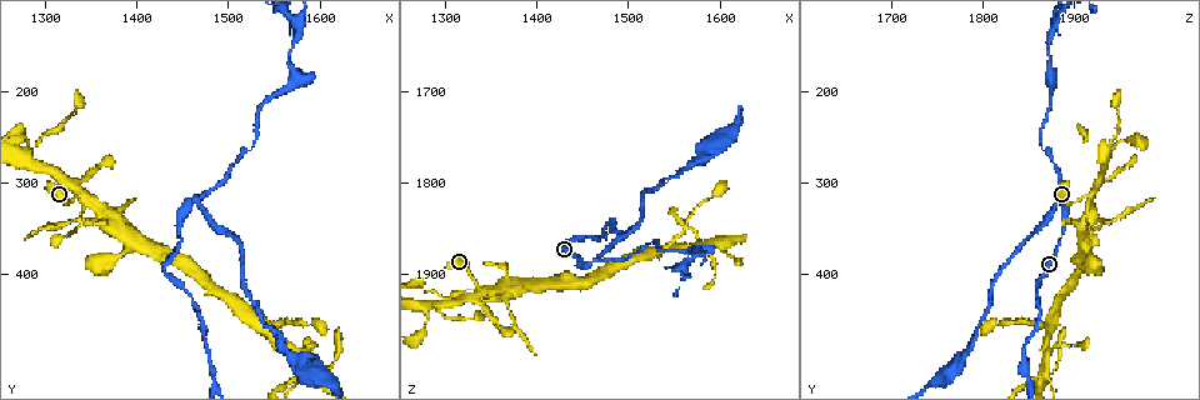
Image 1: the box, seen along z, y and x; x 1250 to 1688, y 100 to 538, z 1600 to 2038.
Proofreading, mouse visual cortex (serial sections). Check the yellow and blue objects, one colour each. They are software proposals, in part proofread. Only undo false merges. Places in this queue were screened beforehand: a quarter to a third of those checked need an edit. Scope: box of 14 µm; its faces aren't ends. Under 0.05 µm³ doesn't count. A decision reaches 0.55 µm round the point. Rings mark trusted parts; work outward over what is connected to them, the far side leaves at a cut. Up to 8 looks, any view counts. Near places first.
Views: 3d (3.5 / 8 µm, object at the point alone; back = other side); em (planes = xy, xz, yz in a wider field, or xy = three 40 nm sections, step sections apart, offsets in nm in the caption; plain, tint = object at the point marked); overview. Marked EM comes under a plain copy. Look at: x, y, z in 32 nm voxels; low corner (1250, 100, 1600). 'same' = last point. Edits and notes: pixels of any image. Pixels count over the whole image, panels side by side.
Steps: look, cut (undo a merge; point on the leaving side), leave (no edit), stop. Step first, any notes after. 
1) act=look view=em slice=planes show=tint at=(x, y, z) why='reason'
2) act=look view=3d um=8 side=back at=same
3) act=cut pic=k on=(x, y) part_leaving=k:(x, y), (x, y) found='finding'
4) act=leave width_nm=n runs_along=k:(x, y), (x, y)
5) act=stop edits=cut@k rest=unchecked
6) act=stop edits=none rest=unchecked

act=look view=3d um=3.5 at=(1335, 315, 1915) why='abrupt turn'

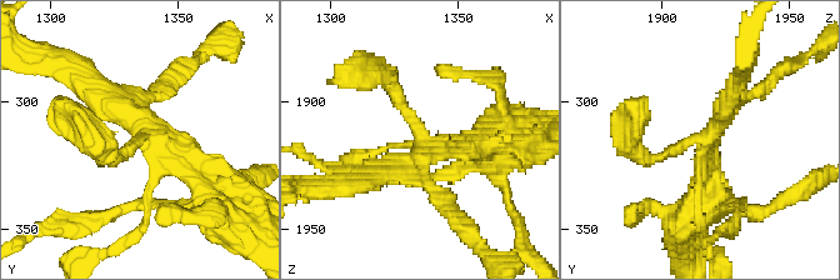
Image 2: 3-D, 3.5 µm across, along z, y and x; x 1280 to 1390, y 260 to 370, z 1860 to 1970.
act=look view=em slice=xy step=2 show=tint at=(1337, 315, 1916)

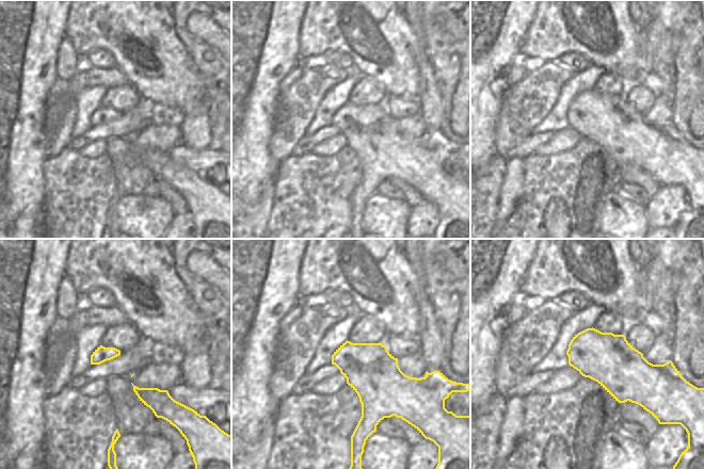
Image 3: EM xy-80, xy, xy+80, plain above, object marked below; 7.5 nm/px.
act=leave runs_along=2:(384, 80), (430, 144), (488, 138) found='all the same cell'

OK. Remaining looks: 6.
act=look view=3d um=3.5 at=(1280, 275, 1935) why='four-way junction'

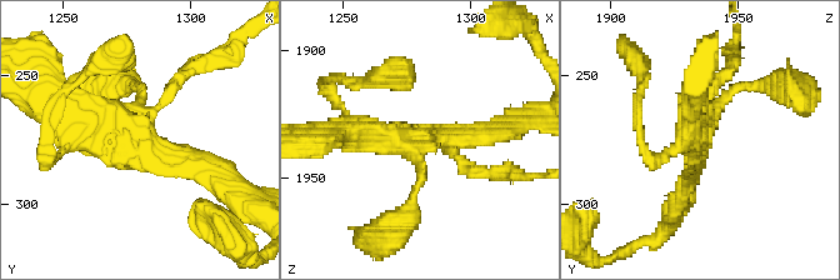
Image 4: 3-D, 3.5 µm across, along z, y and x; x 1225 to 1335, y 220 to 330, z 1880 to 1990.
act=look view=em slice=xy step=2 show=tint at=(1280, 272, 1935) why='need the tissue'

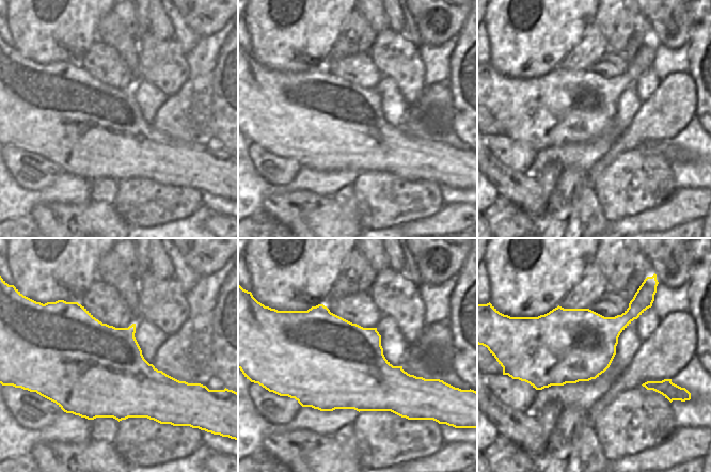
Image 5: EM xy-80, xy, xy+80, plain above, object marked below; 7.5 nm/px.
act=leave runs_along=4:(210, 174), (145, 146), (134, 85) found='one cell here'

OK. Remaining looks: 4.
act=look view=3d um=8 at=(1465, 320, 1885) why='abrupt turn'

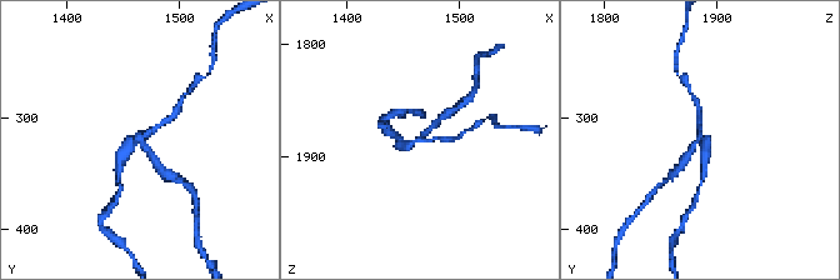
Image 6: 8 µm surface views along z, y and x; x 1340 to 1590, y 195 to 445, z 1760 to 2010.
act=look view=em slice=xy step=5 show=tint at=(1466, 318, 1886) arms=3 arm_widths_nm=150,200,250

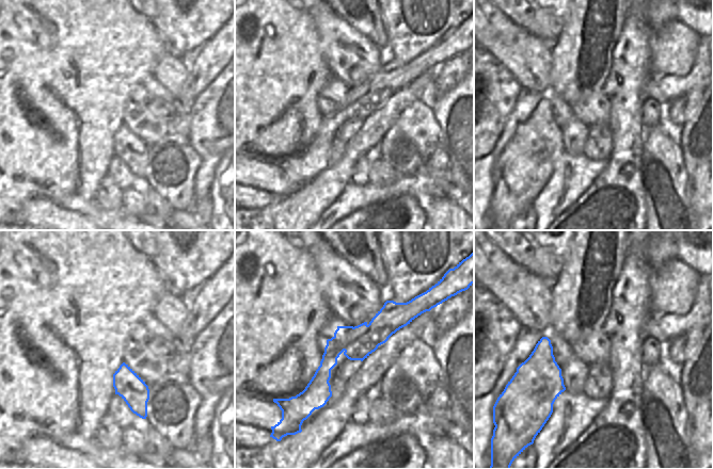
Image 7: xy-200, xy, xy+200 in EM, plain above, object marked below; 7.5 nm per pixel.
act=cut pic=6 on=(684, 159) part_leaving=6:(699, 138), (685, 161), (674, 174) found='two cells meet here'

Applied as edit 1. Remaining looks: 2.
act=stop edits=cut@6 rest=unchecked

